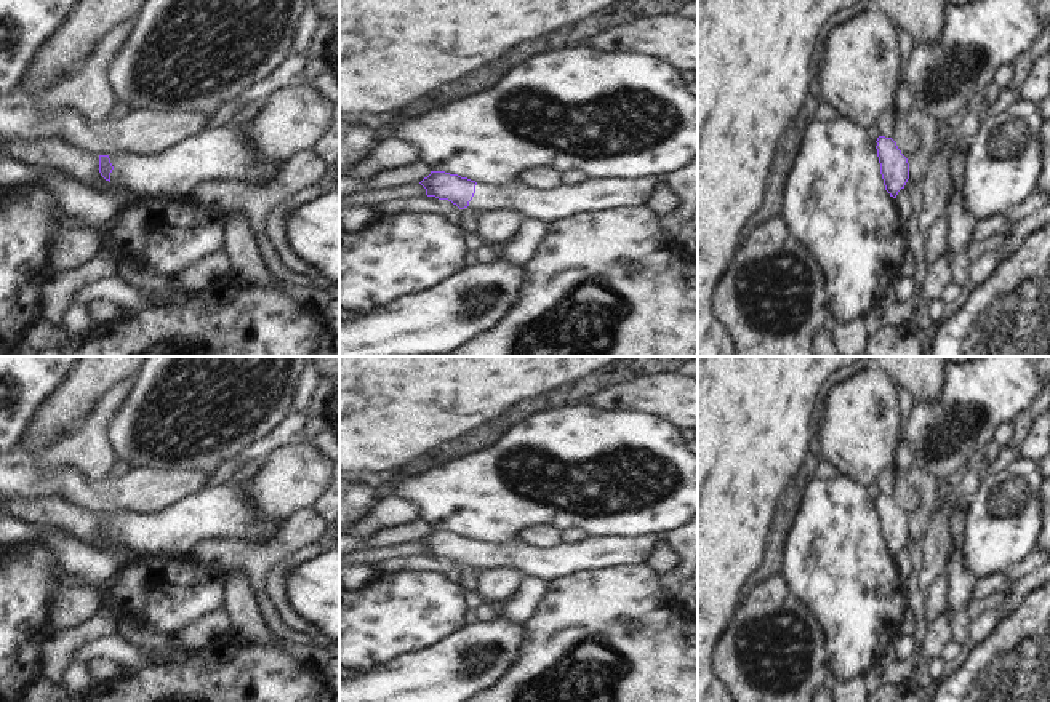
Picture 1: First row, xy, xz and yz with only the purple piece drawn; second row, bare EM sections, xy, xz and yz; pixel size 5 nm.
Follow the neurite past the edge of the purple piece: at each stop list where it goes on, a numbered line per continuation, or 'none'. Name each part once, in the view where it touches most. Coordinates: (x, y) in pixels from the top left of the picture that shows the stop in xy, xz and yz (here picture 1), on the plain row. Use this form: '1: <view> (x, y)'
1: xy (229, 509)

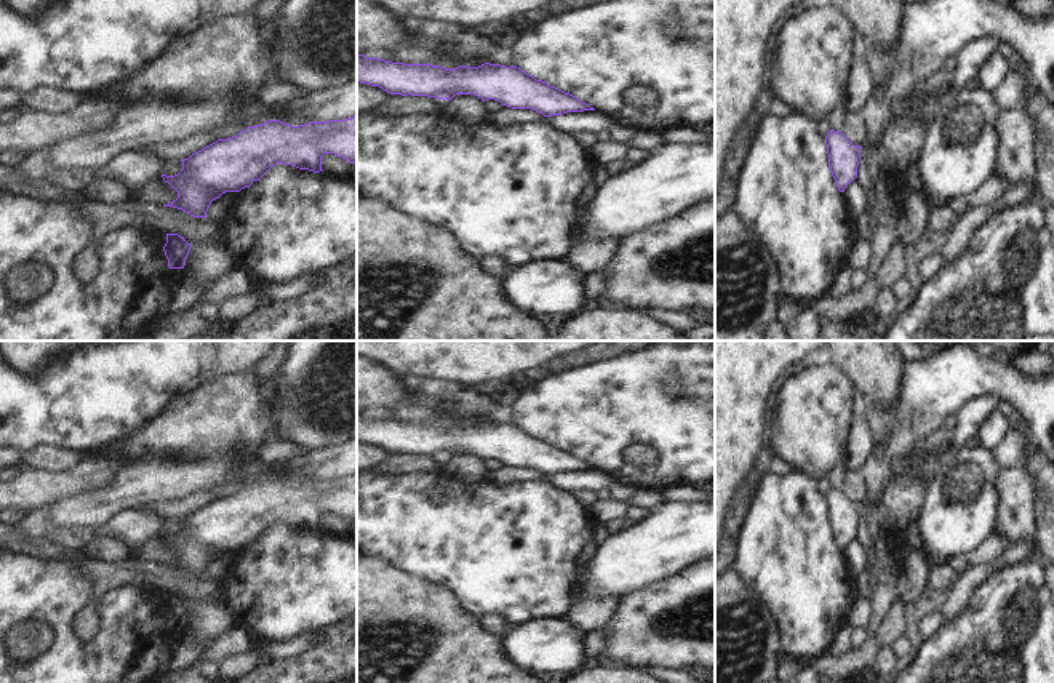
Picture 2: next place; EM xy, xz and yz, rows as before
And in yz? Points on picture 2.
none

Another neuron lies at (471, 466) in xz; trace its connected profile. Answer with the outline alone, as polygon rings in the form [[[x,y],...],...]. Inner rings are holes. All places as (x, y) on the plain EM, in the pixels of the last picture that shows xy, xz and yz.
[[[456,453],[451,457],[453,472],[459,473],[467,481],[481,481],[486,475],[486,467],[481,456],[475,453]]]

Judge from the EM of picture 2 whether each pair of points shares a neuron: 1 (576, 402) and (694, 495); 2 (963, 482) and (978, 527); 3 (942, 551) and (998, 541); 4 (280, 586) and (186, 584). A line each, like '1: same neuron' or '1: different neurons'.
1: different neurons
2: same neuron
3: different neurons
4: different neurons

